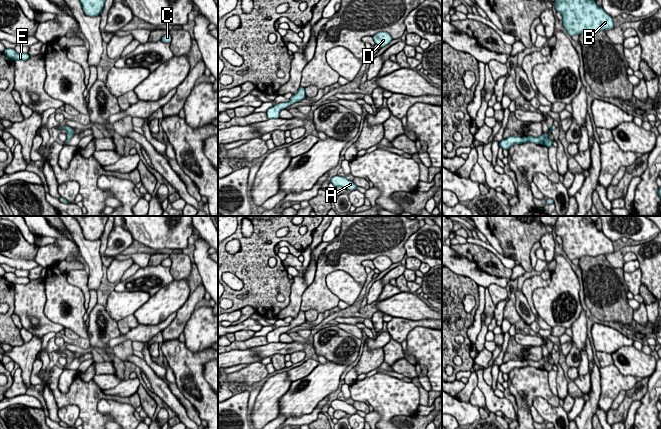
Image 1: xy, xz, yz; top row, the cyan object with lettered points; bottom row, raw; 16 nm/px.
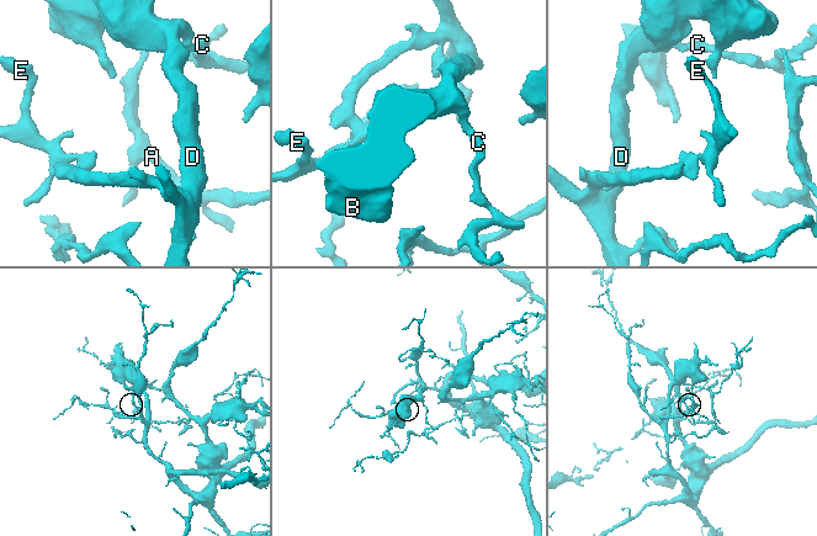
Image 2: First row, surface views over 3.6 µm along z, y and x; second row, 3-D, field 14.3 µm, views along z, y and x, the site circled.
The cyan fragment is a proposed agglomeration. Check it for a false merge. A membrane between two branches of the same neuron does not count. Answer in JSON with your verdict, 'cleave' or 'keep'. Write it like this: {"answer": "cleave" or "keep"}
{"answer": "keep"}

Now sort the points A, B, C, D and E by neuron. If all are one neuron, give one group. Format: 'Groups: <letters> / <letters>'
Groups: A B C D E

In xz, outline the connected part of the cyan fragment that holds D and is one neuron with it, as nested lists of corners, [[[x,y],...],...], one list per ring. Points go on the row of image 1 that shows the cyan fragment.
[[[378,32],[373,36],[373,40],[375,44],[377,44],[380,48],[388,45],[393,39],[391,35],[387,32]]]

